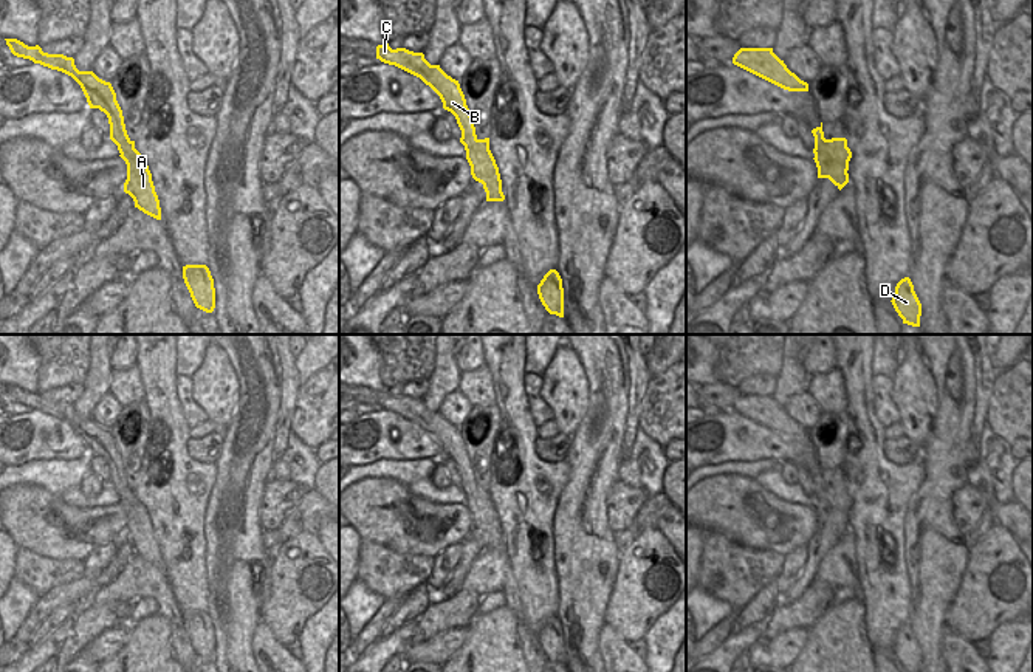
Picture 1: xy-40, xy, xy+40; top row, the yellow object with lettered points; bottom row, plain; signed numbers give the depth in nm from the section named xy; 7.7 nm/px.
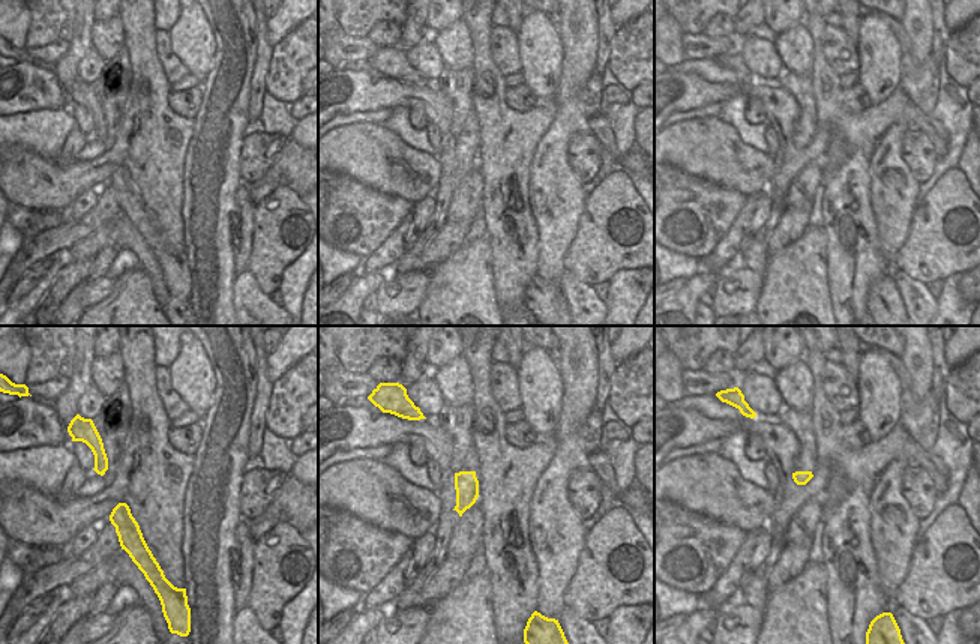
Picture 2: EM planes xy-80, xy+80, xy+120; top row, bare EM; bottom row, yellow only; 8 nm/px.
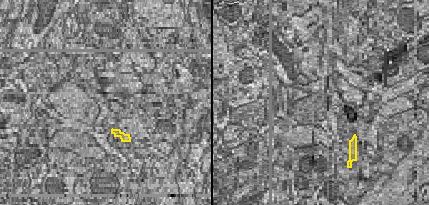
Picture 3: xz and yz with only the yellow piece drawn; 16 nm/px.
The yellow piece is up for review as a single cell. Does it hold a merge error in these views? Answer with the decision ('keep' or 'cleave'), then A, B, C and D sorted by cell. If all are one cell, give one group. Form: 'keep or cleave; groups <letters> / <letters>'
keep; groups A B C D

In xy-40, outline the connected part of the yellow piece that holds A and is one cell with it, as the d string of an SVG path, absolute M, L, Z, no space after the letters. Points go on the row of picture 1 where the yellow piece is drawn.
M17 39L5 40L14 56L29 59L34 63L40 63L71 76L81 85L90 108L99 108L107 115L110 139L118 146L121 153L119 156L127 164L124 192L133 198L135 207L156 220L161 220L161 207L152 181L152 173L146 159L135 149L135 141L127 135L122 110L116 101L116 93L112 84L99 79L93 71L79 71L73 57L48 54L43 53L39 45L28 46Z

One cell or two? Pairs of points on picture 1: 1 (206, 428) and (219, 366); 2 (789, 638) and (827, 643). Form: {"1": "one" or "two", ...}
{"1": "two", "2": "two"}

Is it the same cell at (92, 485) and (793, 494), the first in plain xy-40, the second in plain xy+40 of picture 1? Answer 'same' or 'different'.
different

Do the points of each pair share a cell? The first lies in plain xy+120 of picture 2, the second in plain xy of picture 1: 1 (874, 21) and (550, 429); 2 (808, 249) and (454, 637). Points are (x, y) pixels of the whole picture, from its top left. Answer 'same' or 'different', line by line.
1: different
2: different

